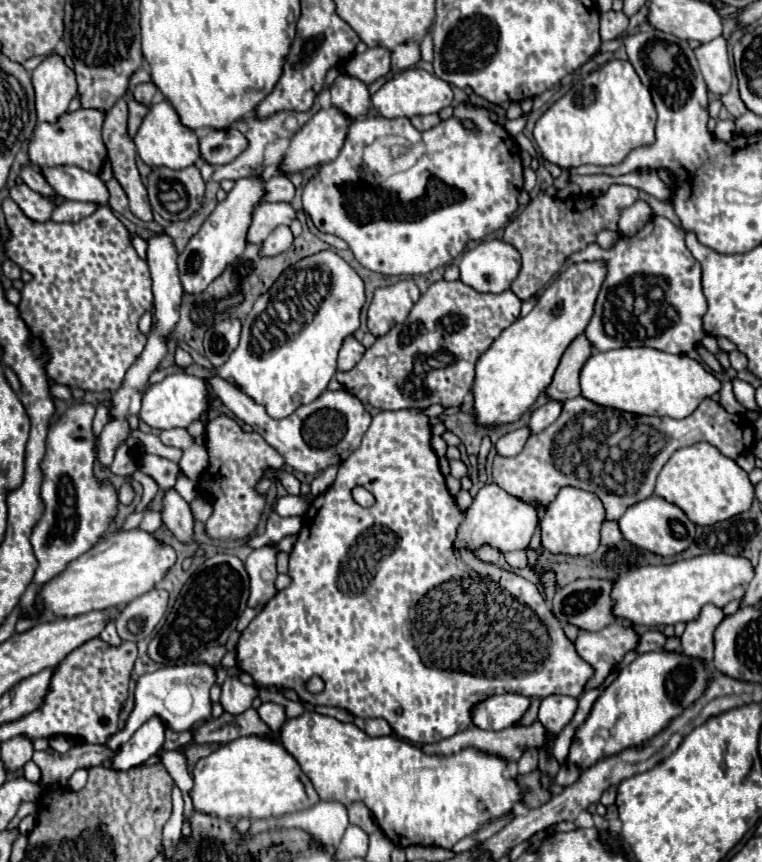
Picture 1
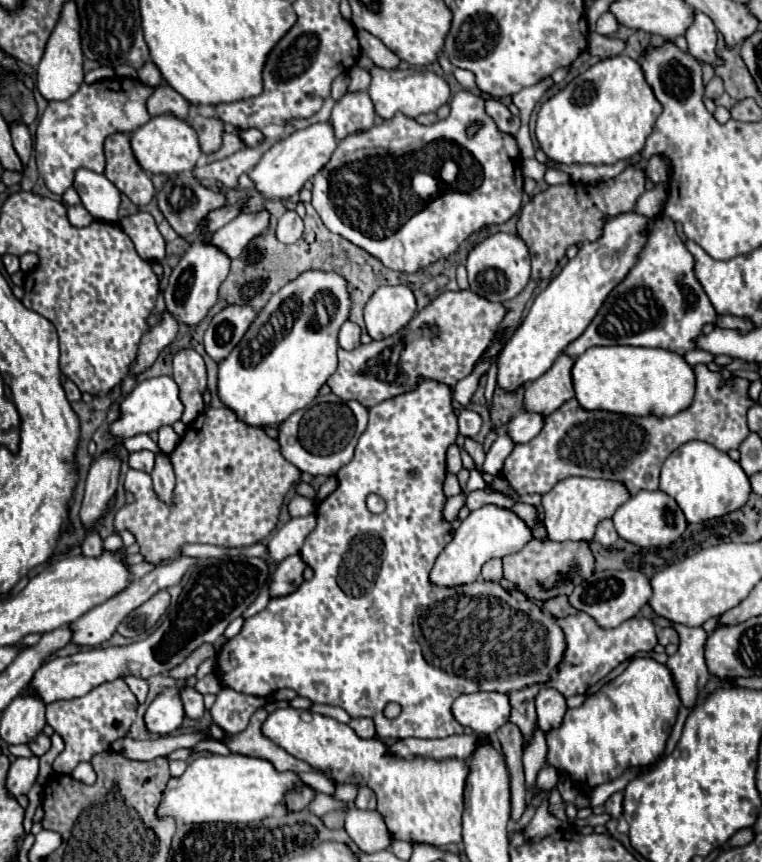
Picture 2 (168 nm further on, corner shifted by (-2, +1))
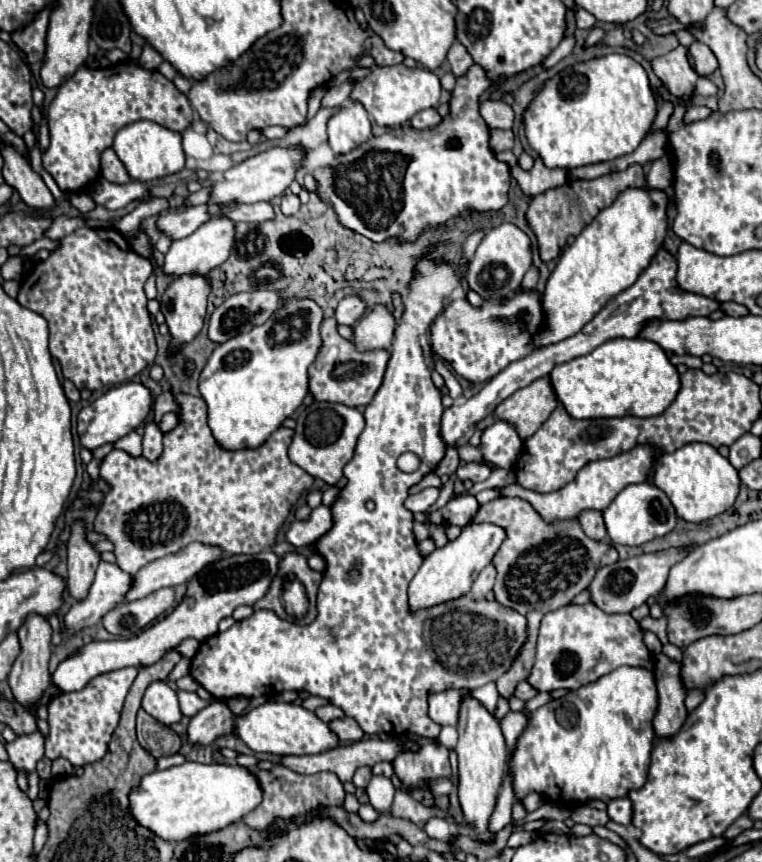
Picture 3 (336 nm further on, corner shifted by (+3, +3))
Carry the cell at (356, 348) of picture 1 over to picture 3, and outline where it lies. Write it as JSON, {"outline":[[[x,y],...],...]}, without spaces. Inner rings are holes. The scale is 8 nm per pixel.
{"outline":[[[347,295],[339,301],[335,317],[337,317],[337,323],[351,327],[365,311],[367,311],[367,303],[359,295]]]}

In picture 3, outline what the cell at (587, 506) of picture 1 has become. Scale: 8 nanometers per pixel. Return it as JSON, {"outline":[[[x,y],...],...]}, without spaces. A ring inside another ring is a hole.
{"outline":[[[651,443],[637,445],[631,451],[619,453],[617,457],[587,463],[577,473],[577,477],[569,485],[559,489],[559,491],[537,493],[537,491],[525,489],[521,485],[507,485],[507,487],[503,487],[501,495],[505,495],[505,497],[521,497],[521,499],[529,501],[537,509],[537,513],[541,513],[541,517],[545,517],[545,521],[571,519],[571,517],[577,517],[577,513],[581,509],[603,511],[613,501],[613,497],[617,497],[617,493],[621,489],[625,489],[625,485],[629,485],[629,483],[643,483],[645,479],[649,479],[649,473],[653,471],[653,465],[655,465],[655,455],[657,455],[655,445],[651,445]]]}

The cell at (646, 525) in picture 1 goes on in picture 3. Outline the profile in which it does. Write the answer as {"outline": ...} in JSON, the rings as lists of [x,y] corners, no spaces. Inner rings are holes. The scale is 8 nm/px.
{"outline":[[[633,483],[627,485],[603,511],[603,521],[607,527],[607,535],[613,543],[633,547],[633,545],[643,545],[655,537],[667,535],[675,527],[677,515],[669,497],[653,483]]]}

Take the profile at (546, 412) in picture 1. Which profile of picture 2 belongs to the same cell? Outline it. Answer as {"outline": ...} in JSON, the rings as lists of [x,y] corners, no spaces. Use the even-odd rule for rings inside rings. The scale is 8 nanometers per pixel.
{"outline":[[[522,411],[508,423],[508,435],[514,439],[514,443],[526,443],[542,431],[544,419],[546,417],[542,413]]]}

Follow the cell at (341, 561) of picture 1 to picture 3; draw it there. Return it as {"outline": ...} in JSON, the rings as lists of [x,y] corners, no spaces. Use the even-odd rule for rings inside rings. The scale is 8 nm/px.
{"outline":[[[421,257],[417,261],[417,265],[415,265],[415,275],[413,275],[413,279],[407,285],[407,293],[403,295],[403,307],[405,309],[403,309],[401,319],[397,321],[397,327],[395,327],[395,339],[393,339],[393,345],[389,349],[389,361],[387,361],[387,369],[385,369],[385,375],[383,375],[383,383],[381,383],[379,391],[375,393],[373,401],[365,409],[365,429],[359,435],[359,441],[357,441],[353,459],[345,467],[345,477],[349,479],[349,483],[343,487],[339,499],[331,507],[333,509],[333,527],[331,527],[331,531],[317,541],[317,551],[327,561],[325,577],[323,577],[323,581],[319,585],[319,595],[317,595],[317,611],[319,611],[317,613],[317,619],[313,623],[309,623],[309,625],[297,625],[293,621],[281,621],[275,613],[255,611],[251,617],[247,617],[243,621],[237,621],[227,631],[207,637],[199,645],[195,657],[191,659],[189,675],[203,689],[207,689],[213,697],[225,701],[229,697],[261,697],[261,695],[277,695],[281,691],[307,691],[307,693],[317,695],[317,697],[325,697],[333,705],[341,707],[345,711],[345,715],[347,717],[353,717],[367,735],[375,735],[375,733],[383,733],[383,731],[387,735],[401,735],[401,733],[407,733],[409,731],[409,733],[417,733],[417,735],[423,735],[423,737],[437,737],[439,731],[441,731],[441,725],[433,725],[433,721],[429,721],[429,717],[425,717],[425,697],[429,697],[429,693],[445,691],[445,689],[475,689],[475,687],[481,687],[481,685],[485,685],[489,681],[497,681],[497,677],[501,677],[501,673],[505,673],[505,669],[509,669],[509,665],[513,663],[513,657],[517,657],[517,653],[519,653],[519,649],[521,649],[521,645],[525,641],[525,617],[521,617],[513,609],[505,609],[497,601],[487,601],[487,599],[473,601],[469,595],[465,595],[465,597],[461,597],[457,601],[449,601],[445,605],[435,605],[431,609],[417,611],[417,613],[411,613],[407,609],[407,585],[413,579],[413,575],[417,573],[417,569],[421,567],[423,557],[419,555],[417,543],[415,543],[415,537],[413,537],[413,515],[403,507],[403,501],[409,495],[407,489],[411,485],[419,483],[427,473],[431,473],[437,467],[437,463],[443,459],[445,449],[447,449],[447,445],[441,441],[441,413],[443,413],[441,393],[433,385],[431,371],[429,371],[429,367],[423,361],[423,351],[421,351],[419,337],[421,337],[421,333],[425,333],[429,329],[429,325],[435,319],[435,315],[443,309],[445,299],[449,299],[453,295],[453,291],[461,287],[463,275],[465,273],[461,273],[461,267],[457,265],[457,261],[435,261],[435,259]],[[405,451],[413,451],[421,459],[419,469],[413,471],[413,473],[403,473],[397,467],[397,457],[401,453],[405,453]],[[367,501],[373,501],[375,503],[375,509],[373,511],[367,511],[367,507],[365,507]]]}

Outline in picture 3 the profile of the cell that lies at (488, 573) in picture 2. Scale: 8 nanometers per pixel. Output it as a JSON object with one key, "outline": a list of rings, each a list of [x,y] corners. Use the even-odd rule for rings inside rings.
{"outline":[[[487,565],[487,567],[479,573],[479,577],[475,579],[473,589],[471,589],[471,597],[473,597],[473,599],[485,599],[485,597],[491,593],[493,583],[495,583],[495,569],[493,569],[493,565]]]}

